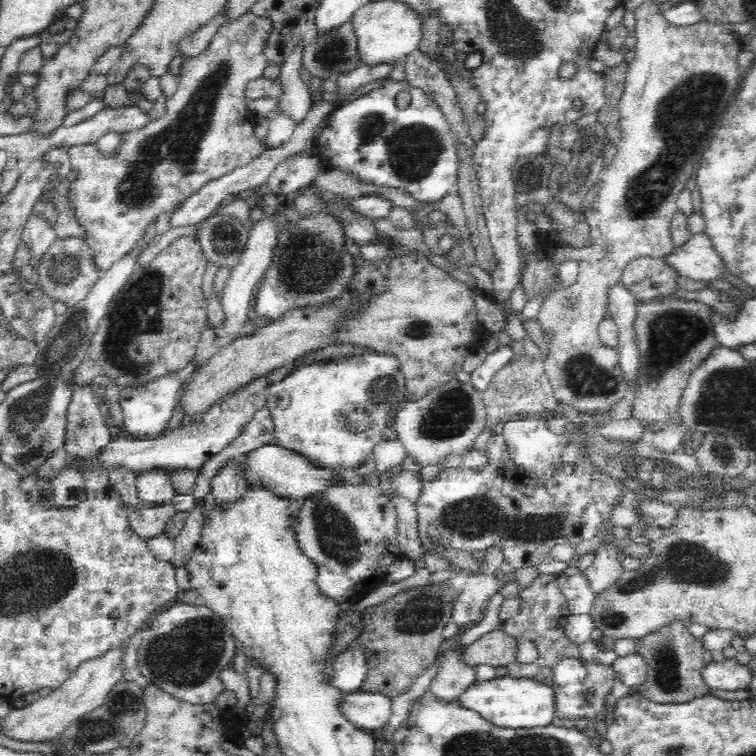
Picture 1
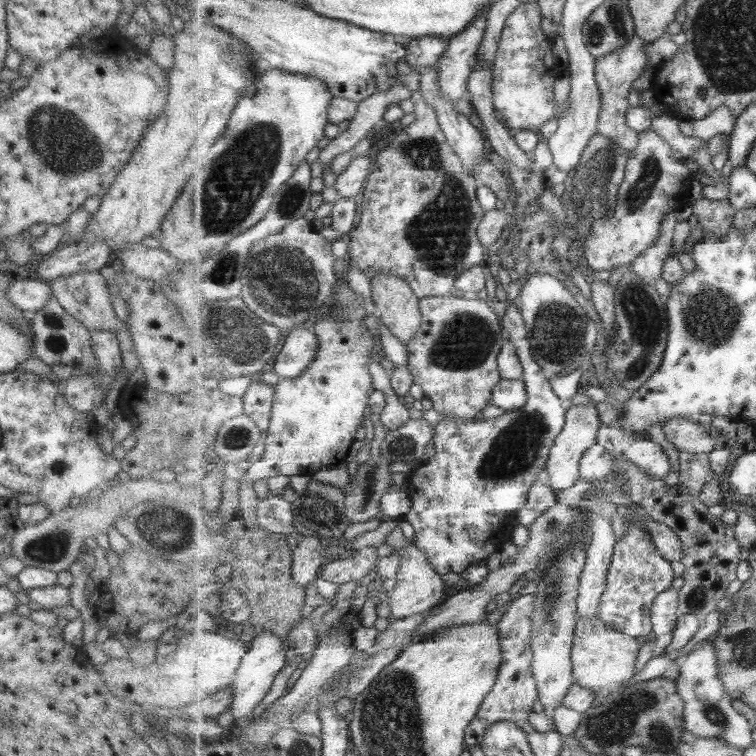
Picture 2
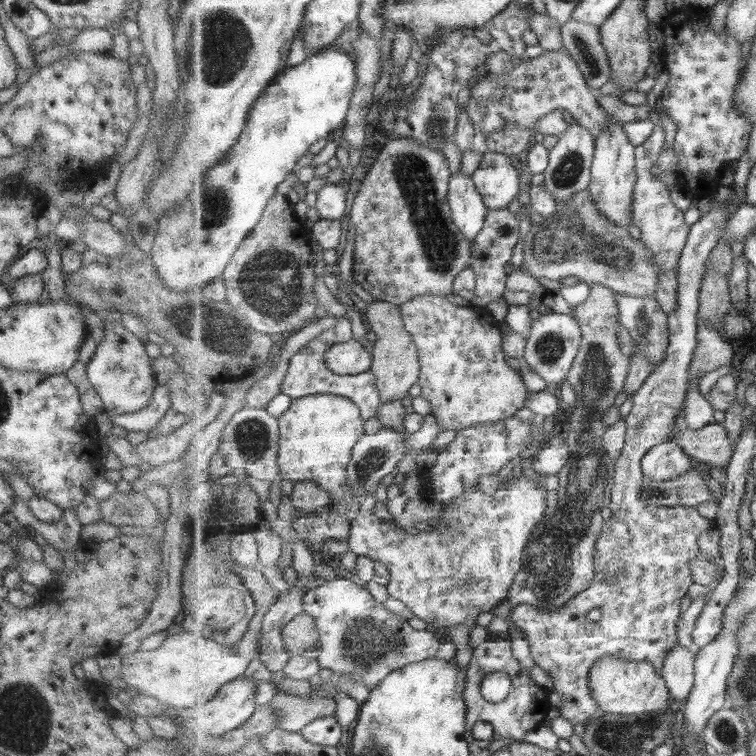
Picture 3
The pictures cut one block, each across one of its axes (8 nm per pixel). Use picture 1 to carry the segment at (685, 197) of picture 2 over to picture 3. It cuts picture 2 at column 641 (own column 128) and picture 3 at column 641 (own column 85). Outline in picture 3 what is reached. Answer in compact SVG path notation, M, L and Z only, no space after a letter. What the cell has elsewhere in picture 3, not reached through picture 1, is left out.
M663 127L657 128L653 132L653 138L657 140L659 148L651 148L649 142L636 147L636 174L638 175L637 184L635 184L635 194L633 194L633 224L641 229L641 237L639 238L649 249L651 249L652 257L655 257L655 263L661 267L659 274L659 286L655 297L659 300L661 308L669 315L679 304L678 288L678 262L681 260L681 254L685 250L691 226L685 222L685 212L679 210L673 200L671 193L673 188L667 186L661 175L651 174L651 166L655 160L655 152L661 150L664 146L665 130Z

